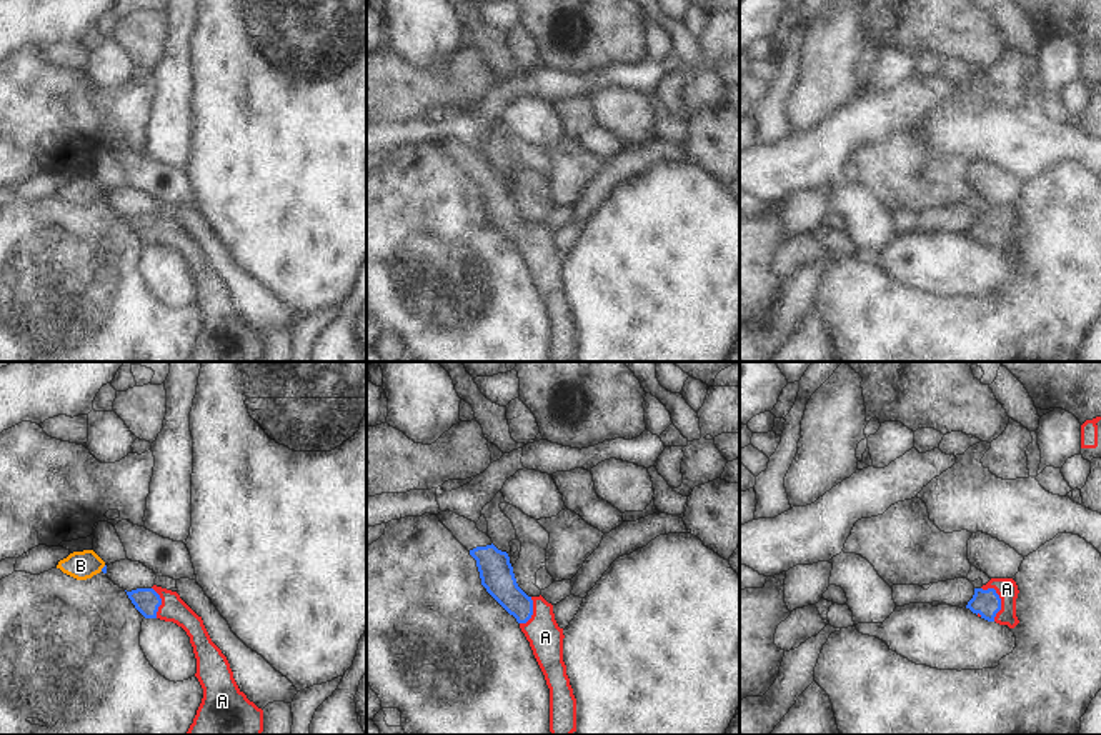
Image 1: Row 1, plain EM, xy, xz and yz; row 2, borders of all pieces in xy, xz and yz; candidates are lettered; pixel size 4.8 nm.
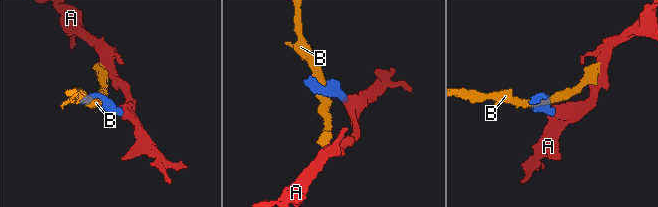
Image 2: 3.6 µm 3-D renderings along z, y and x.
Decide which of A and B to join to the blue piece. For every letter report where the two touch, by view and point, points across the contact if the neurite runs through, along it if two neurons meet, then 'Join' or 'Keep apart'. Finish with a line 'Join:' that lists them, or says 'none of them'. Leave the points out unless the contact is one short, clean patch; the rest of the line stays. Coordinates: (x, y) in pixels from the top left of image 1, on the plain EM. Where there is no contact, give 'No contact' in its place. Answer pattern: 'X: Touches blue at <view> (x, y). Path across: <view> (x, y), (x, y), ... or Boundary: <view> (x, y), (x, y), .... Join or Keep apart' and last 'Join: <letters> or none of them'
A: Touches blue at yz (1000, 225). Path across: yz (985, 229), (1000, 225), (1006, 215). Join
B: Touches blue at xy (102, 195). Boundary: xy (105, 192), (100, 197). Keep apart
Join: A.

